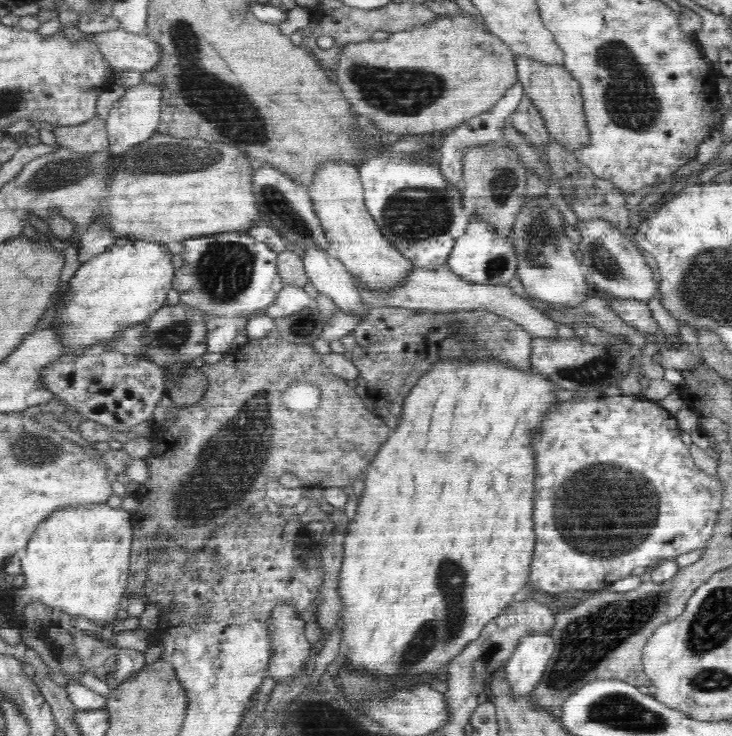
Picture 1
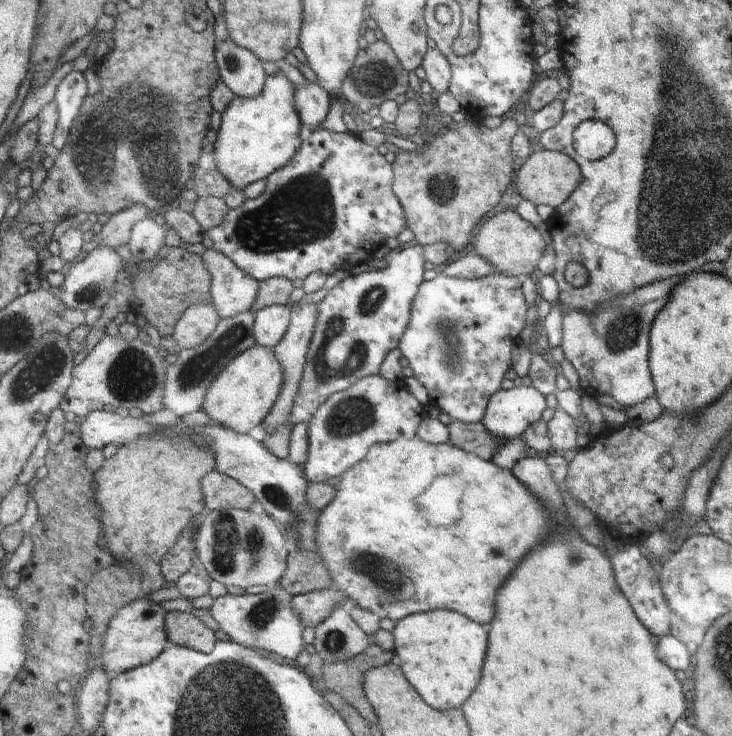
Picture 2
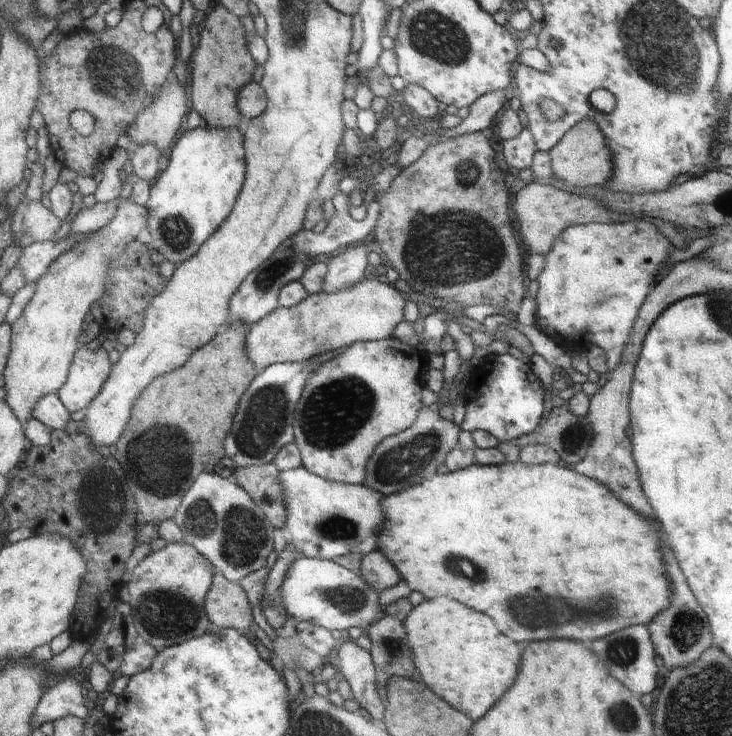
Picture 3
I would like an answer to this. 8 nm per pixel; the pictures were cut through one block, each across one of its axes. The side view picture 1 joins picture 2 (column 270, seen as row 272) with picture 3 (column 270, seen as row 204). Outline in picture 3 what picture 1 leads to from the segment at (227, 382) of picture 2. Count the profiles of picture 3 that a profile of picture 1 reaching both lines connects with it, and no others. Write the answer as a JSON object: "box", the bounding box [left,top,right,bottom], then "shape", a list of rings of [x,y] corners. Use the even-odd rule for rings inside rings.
{"box":[245,280,407,371],"shape":[[[364,280],[347,289],[333,293],[312,293],[296,306],[278,307],[268,316],[261,318],[247,329],[245,336],[245,353],[258,371],[268,368],[274,363],[301,363],[316,360],[324,352],[344,349],[356,341],[377,341],[391,336],[395,326],[402,322],[407,297],[392,284],[375,280]]]}

